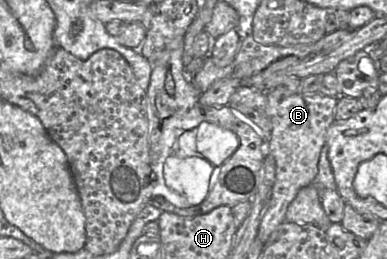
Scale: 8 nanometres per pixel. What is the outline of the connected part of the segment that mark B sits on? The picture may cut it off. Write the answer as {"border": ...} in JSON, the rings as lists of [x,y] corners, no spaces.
{"border":[[[273,89],[267,94],[267,114],[271,121],[268,153],[274,157],[276,175],[272,195],[264,212],[257,238],[266,243],[272,232],[285,221],[286,211],[298,191],[315,182],[321,149],[326,143],[328,128],[335,121],[337,97],[316,93],[294,93],[284,95],[284,90]]]}

